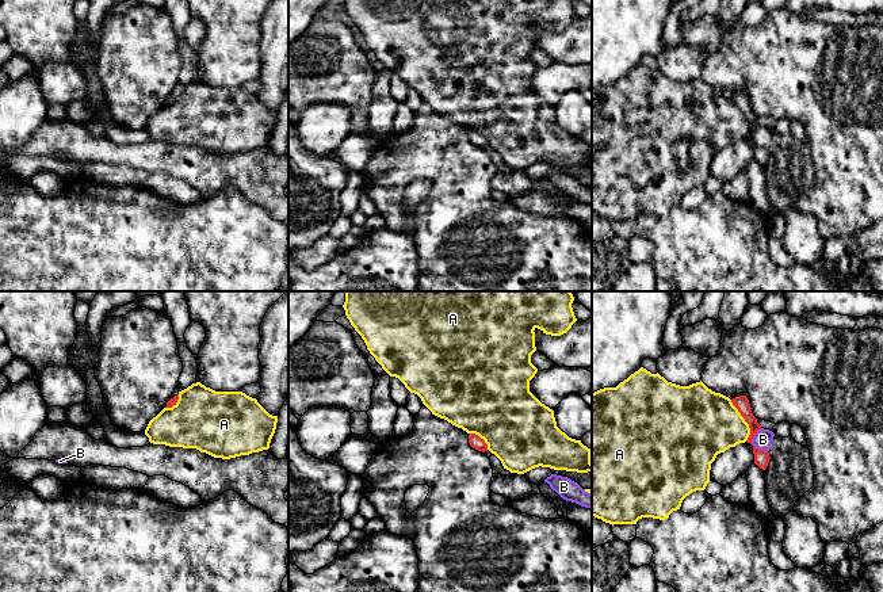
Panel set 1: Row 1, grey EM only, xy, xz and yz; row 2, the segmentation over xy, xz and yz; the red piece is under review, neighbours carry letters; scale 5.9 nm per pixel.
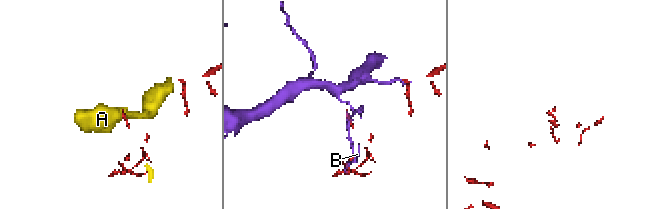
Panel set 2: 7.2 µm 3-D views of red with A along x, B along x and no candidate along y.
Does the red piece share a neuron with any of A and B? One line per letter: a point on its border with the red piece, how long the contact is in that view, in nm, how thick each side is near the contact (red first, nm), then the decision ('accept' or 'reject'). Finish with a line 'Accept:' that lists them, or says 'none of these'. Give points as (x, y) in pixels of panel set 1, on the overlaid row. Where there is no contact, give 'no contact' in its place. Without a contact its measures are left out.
A: meets red in yz at (745, 420); contact 260 nm long; 90 nm thick on the red side, 400 nm on the other; reject
B: meets red in yz at (750, 443); contact 150 nm long; 90 nm thick on the red side, 110 nm on the other; reject
Accept: none of these

